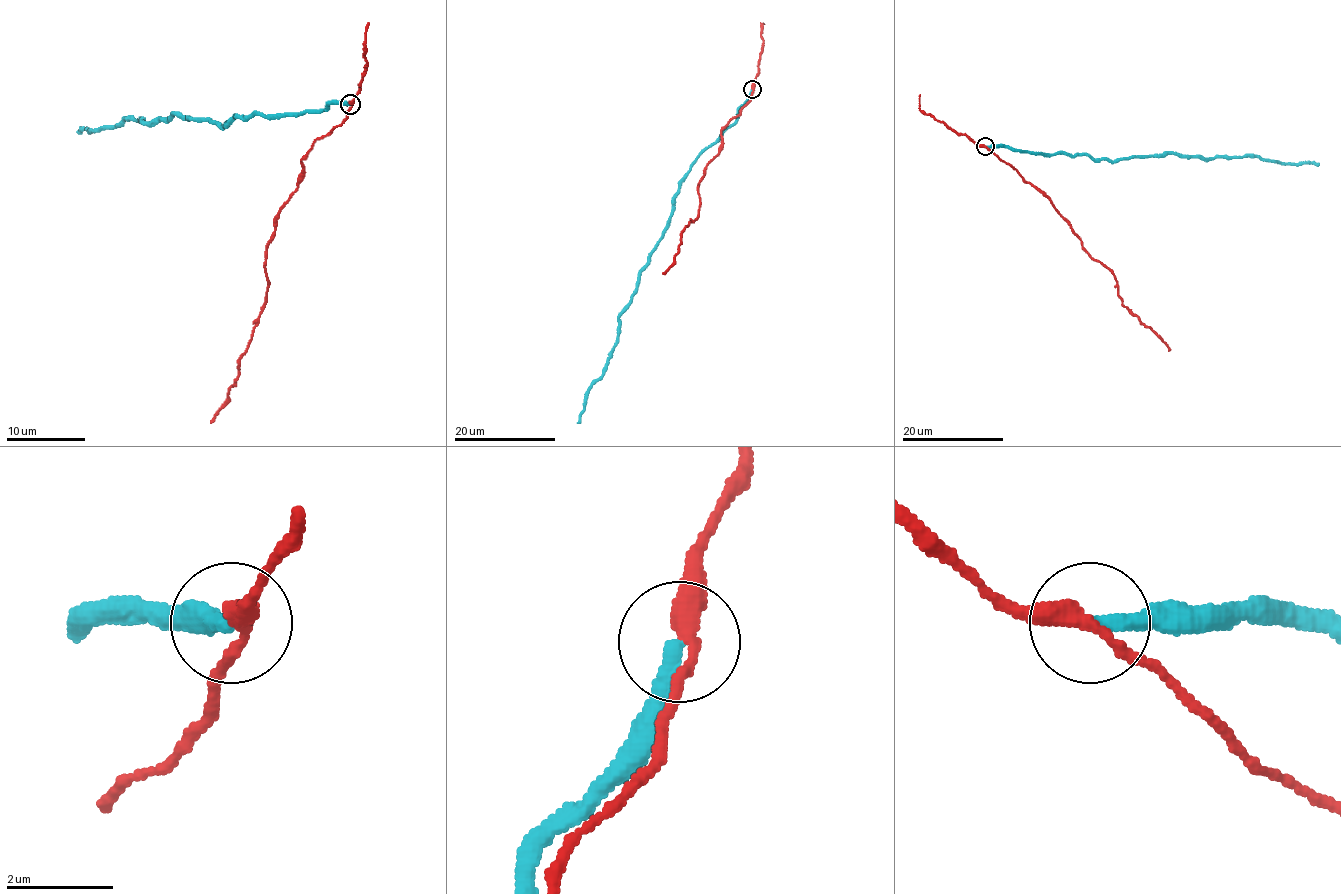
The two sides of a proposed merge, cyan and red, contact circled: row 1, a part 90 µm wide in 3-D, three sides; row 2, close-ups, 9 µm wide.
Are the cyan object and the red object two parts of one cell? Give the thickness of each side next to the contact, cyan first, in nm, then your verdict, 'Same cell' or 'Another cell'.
Thickness 320 nm (cyan) against 320 nm. Another cell

